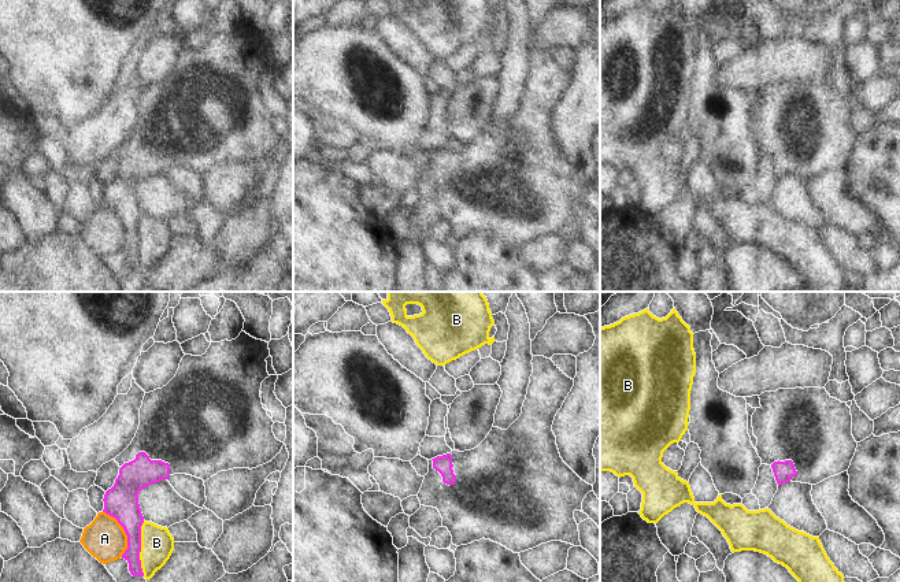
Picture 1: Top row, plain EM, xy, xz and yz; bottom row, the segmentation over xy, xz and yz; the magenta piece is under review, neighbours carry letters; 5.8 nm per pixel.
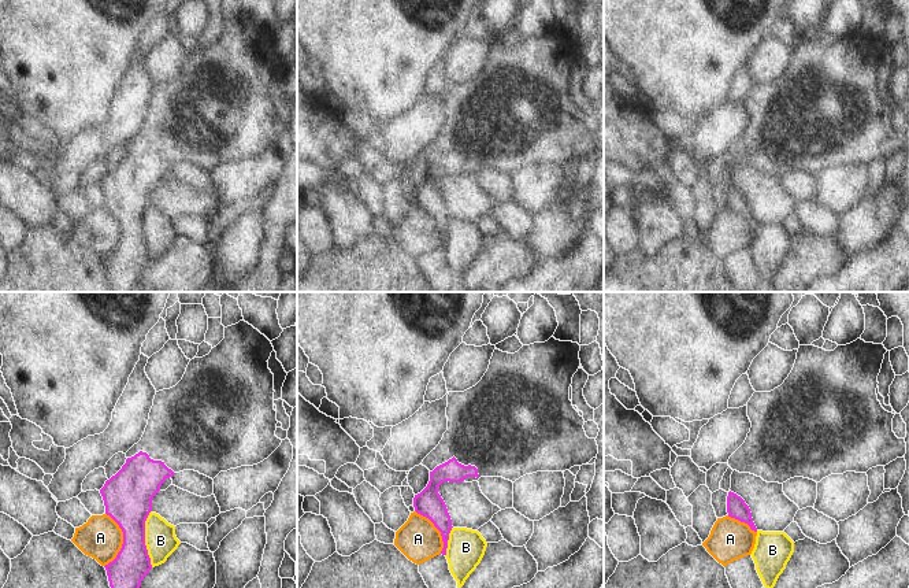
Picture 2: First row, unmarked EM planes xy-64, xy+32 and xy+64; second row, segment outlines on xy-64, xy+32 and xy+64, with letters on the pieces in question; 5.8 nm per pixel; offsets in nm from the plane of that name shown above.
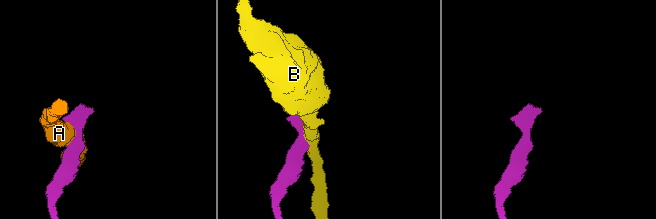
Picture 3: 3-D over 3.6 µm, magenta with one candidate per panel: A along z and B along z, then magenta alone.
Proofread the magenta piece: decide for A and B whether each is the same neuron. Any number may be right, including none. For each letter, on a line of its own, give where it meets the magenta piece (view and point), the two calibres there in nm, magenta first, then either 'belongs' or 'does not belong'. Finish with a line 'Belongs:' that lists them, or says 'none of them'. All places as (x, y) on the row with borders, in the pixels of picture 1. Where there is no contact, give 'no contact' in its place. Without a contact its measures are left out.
A: contact xy (125, 532); calibres 200 and 240 nm; does not belong
B: contact xy (140, 548); calibres 170 and 190 nm; does not belong
Belongs: none of them

